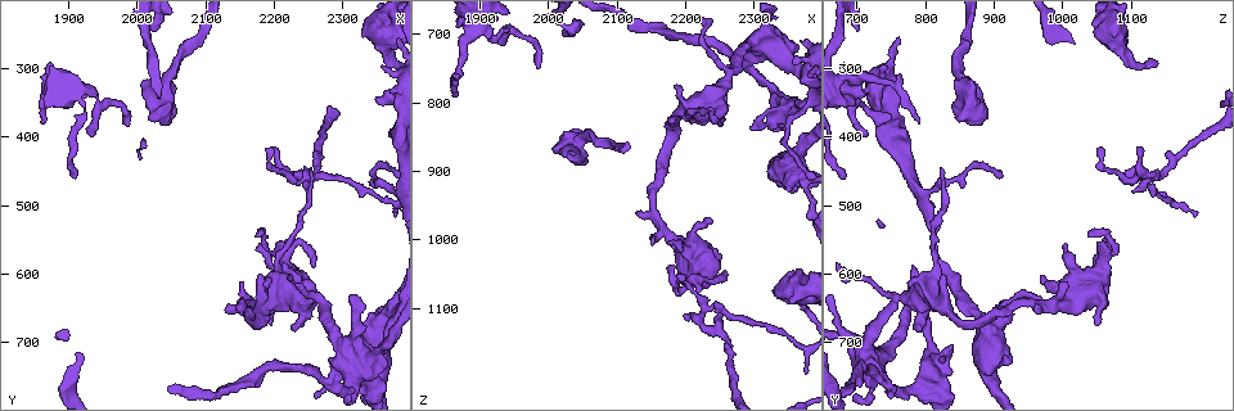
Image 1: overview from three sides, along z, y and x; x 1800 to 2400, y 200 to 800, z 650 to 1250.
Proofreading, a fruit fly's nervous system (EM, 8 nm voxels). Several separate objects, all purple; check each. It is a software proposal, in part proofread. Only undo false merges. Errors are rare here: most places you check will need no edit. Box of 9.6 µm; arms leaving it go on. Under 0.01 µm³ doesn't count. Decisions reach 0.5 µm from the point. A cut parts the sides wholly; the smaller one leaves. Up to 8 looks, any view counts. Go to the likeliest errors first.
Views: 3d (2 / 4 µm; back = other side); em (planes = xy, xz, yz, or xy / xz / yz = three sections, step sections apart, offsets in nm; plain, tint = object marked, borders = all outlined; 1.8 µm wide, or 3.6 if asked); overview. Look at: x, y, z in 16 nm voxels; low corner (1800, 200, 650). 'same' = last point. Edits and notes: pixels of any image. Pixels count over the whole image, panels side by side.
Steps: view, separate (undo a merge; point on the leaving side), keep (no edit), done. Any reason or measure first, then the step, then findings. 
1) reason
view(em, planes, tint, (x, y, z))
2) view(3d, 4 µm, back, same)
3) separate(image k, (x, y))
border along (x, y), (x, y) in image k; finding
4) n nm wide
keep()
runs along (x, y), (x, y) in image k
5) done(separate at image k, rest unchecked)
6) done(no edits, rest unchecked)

sharp bend
view(3d, 4 µm, (2290, 755, 745))

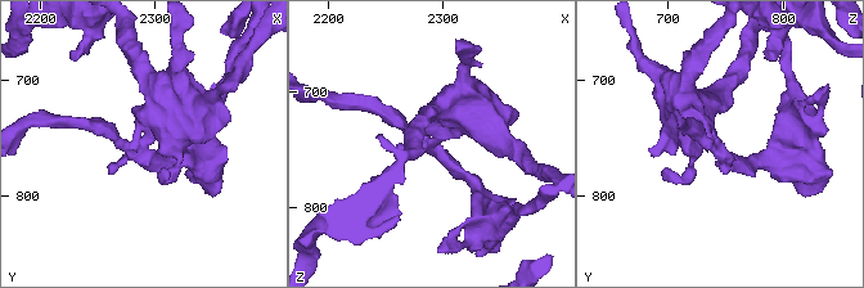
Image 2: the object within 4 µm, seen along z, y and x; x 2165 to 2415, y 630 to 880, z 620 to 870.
view(em, xz, step 4, plain, (2288, 758, 740))

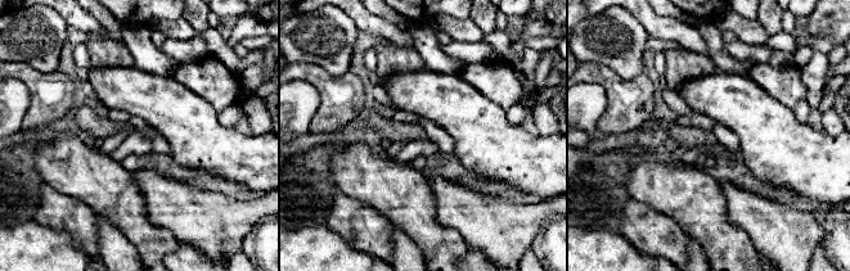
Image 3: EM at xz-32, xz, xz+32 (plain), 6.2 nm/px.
view(em, xz, step 4, tint, same)

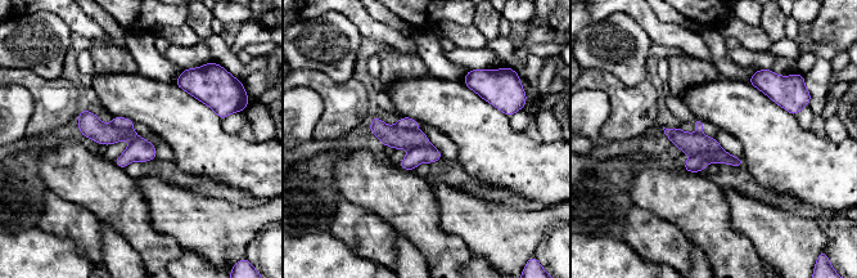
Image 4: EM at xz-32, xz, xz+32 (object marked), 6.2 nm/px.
separate(image 4, (694, 144))
border along (718, 156), (699, 153), (691, 157) in image 4; two neurons meet here

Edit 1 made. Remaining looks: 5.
see it whole again
view(overview)

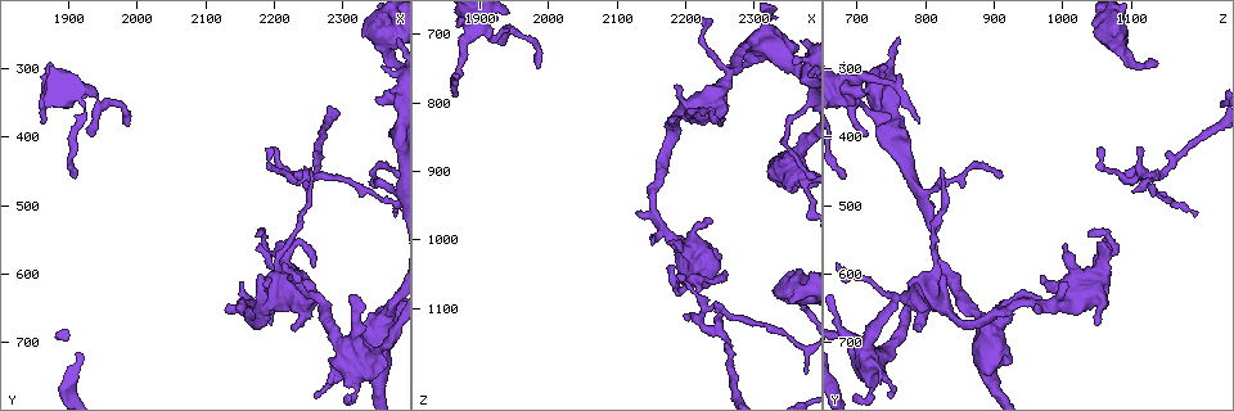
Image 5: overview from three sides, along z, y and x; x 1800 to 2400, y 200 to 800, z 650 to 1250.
abrupt turn
view(em, planes, tint, (2210, 575, 1055))

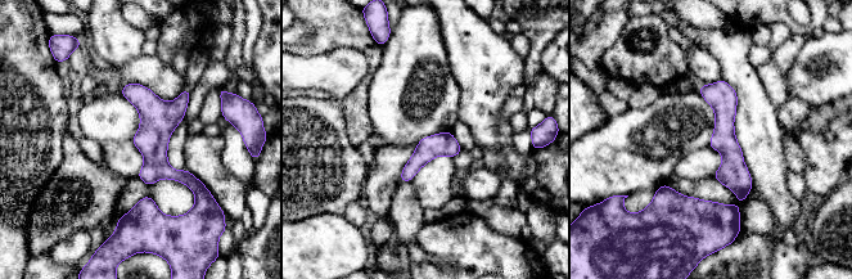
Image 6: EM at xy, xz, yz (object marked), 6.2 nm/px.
keep()
all the same neuron

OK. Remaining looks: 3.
view(3d, 4 µm, (2360, 675, 890))

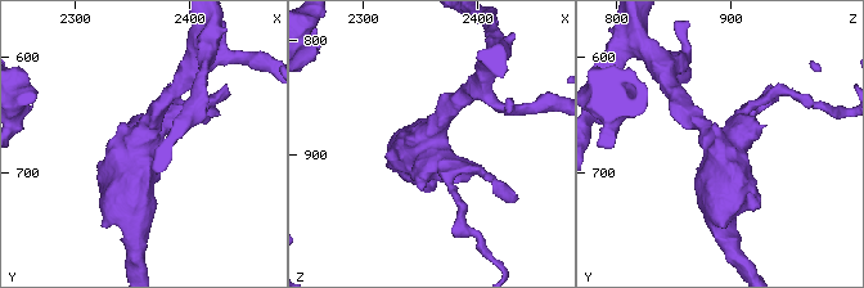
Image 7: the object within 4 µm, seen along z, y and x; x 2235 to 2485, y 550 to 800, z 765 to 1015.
3 arms; arms of 160, 220, 550 nm
view(em, xz, step 4, tint, (2358, 676, 886))

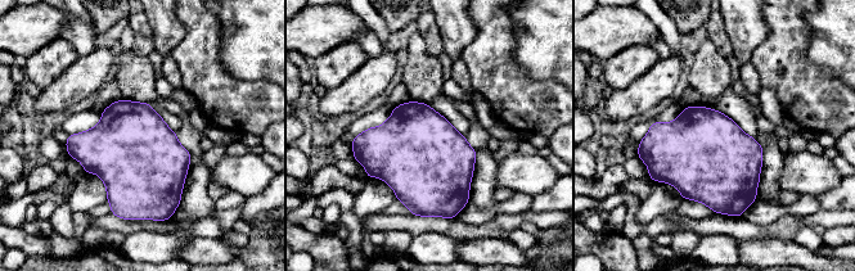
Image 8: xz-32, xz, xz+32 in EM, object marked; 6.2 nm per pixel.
cut it another way
view(em, planes, tint, same)

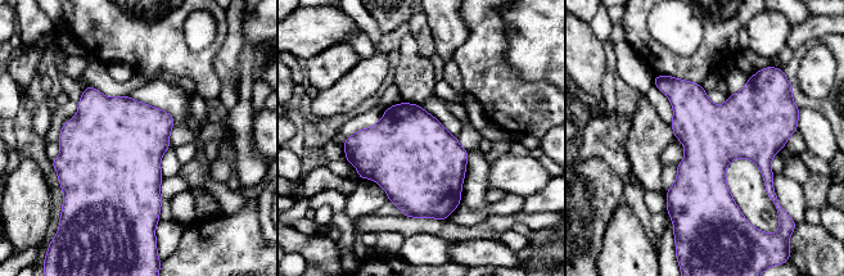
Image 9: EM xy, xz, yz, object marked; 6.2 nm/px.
keep()
one neuron here

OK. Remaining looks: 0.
done(separate at image 4, rest unchecked)

